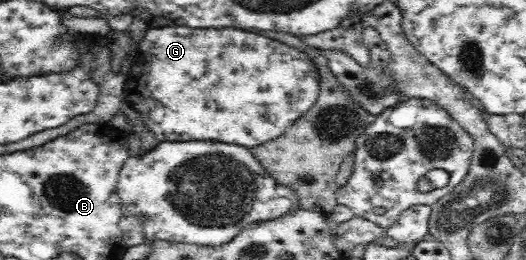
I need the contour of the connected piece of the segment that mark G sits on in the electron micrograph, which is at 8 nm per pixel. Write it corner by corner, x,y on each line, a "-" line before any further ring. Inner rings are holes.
148,27
144,39
138,45
137,51
133,54
130,64
130,71
126,75
123,93
125,101
143,117
148,129
154,132
157,141
190,141
190,139
210,139
210,141
222,141
222,143
238,143
244,147
262,145
268,139
280,137
294,121
306,116
317,97
319,96
320,70
314,62
315,52
310,50
300,51
296,47
290,47
282,41
274,41
266,35
242,31
242,29
190,29
190,27

